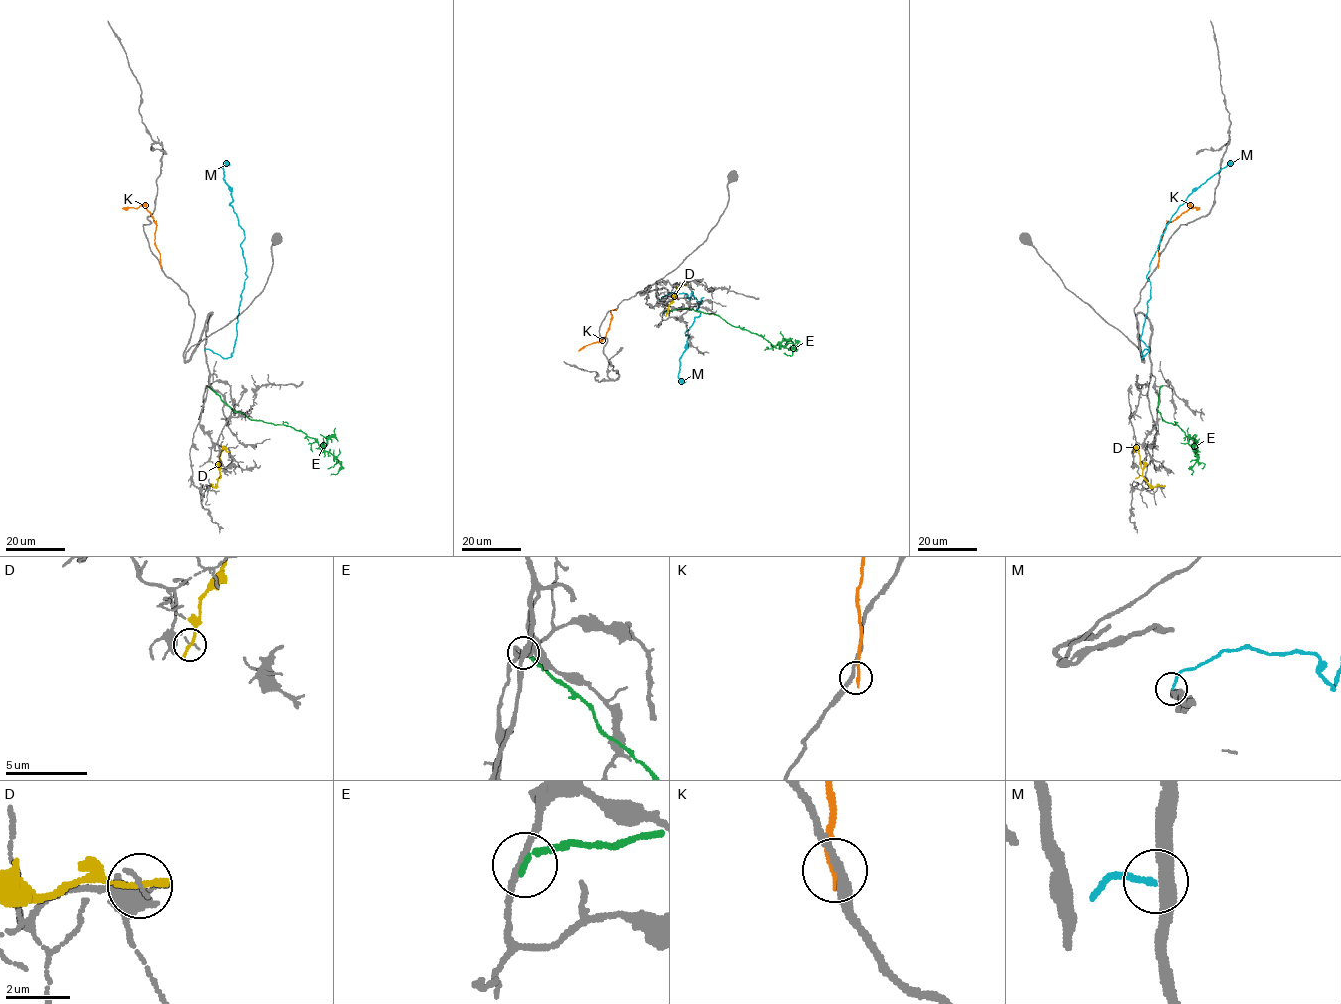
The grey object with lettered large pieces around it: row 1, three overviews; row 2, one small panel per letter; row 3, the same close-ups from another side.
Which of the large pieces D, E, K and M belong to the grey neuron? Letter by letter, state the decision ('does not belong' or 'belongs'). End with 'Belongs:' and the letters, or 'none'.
D: does not belong
E: does not belong
K: does not belong
M: does not belong
Belongs: none

